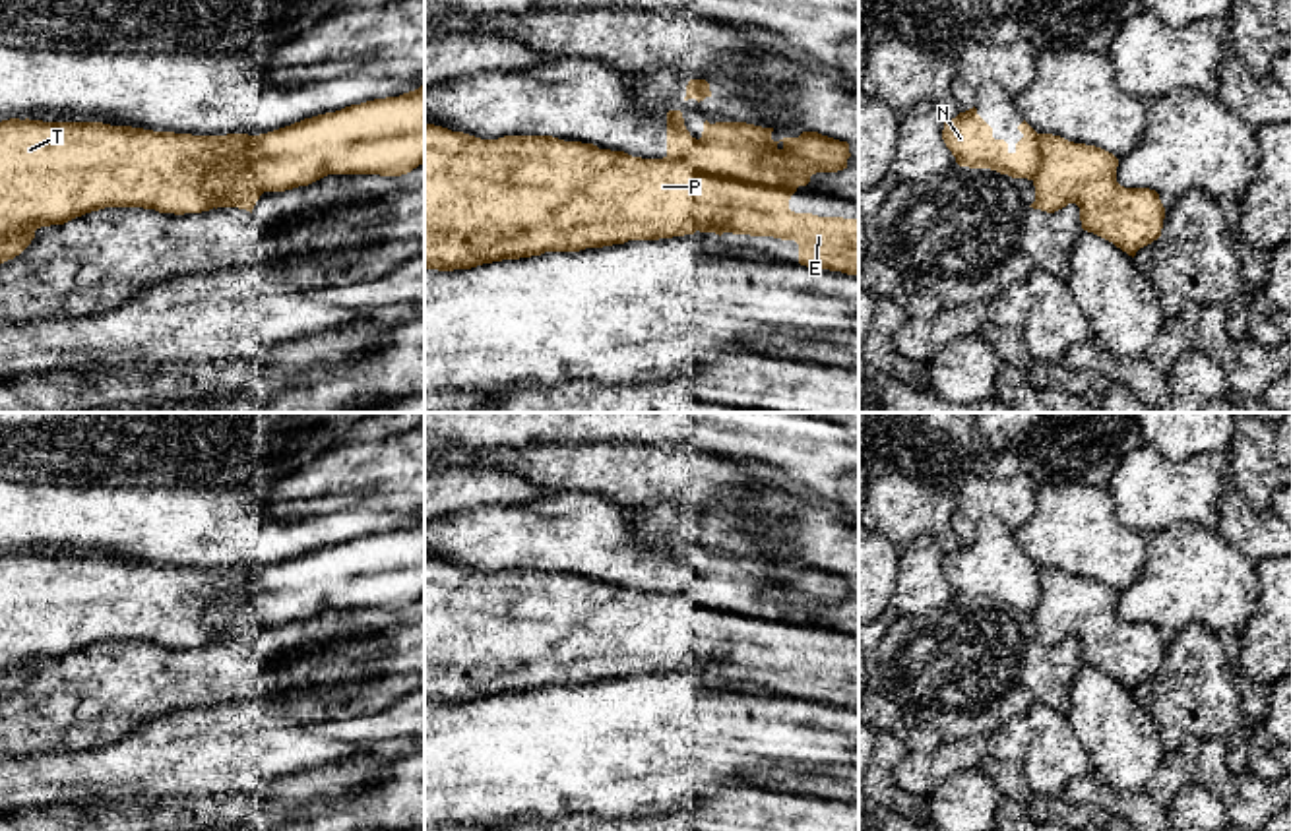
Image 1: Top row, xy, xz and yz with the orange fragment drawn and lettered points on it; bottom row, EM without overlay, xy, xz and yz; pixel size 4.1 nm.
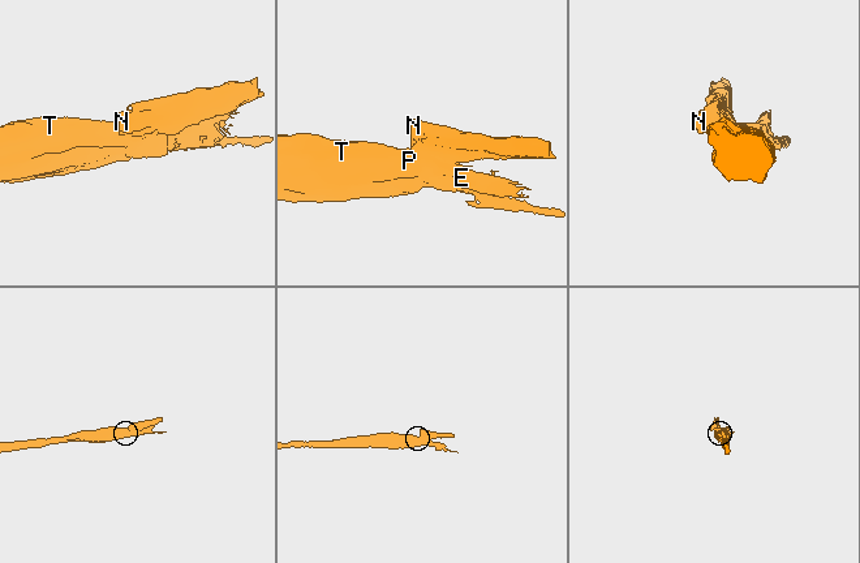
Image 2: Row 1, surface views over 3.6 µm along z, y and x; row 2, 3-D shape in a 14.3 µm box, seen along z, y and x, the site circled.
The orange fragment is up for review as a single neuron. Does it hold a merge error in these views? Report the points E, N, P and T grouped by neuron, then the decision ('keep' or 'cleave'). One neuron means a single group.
groups E P T / N; cleave

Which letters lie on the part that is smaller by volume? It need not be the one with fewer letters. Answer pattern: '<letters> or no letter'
N

